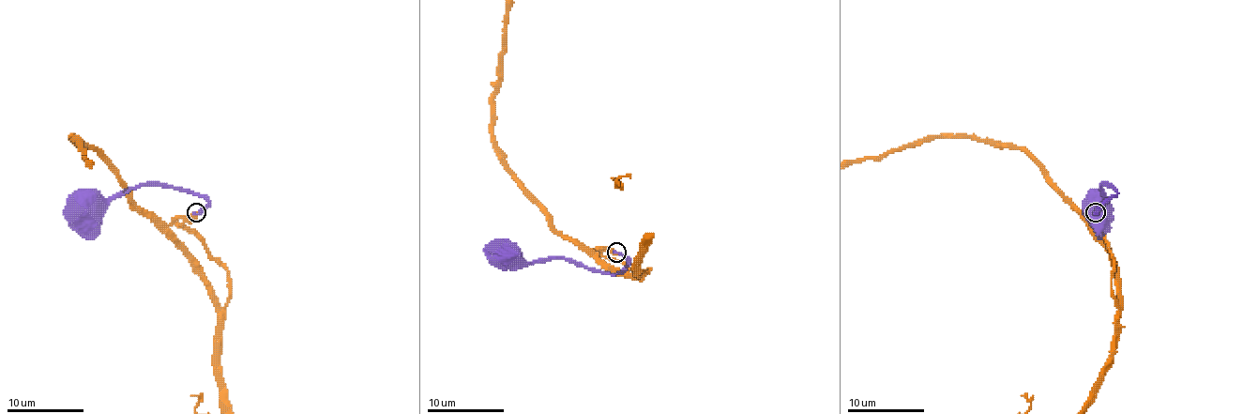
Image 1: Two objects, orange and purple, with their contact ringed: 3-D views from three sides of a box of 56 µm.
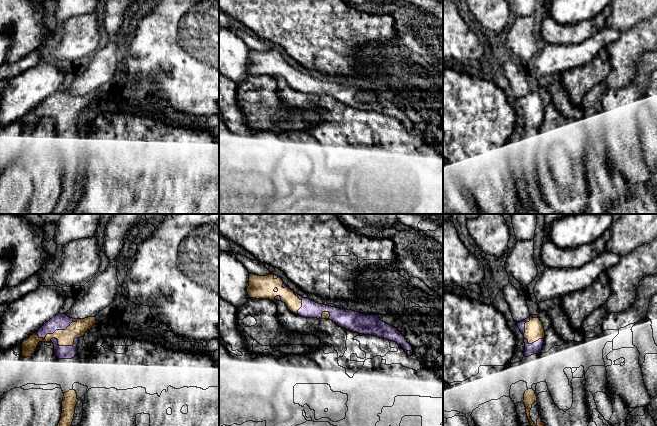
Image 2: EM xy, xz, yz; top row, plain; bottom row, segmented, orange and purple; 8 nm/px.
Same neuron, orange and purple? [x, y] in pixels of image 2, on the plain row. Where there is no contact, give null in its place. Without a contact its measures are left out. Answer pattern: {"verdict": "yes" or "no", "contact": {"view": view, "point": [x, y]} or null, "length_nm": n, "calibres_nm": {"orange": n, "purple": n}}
{"verdict": "yes", "contact": {"view": "xy", "point": [56, 106]}, "length_nm": 360, "calibres_nm": {"orange": 130, "purple": 130}}

